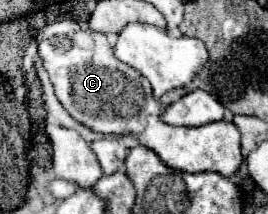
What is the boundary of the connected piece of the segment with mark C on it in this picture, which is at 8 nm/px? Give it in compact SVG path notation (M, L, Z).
M63 18L47 24L33 36L57 100L79 124L101 134L131 134L139 140L139 144L151 148L169 168L181 172L219 172L231 178L239 170L243 156L239 144L241 136L235 124L219 120L203 126L171 126L163 122L163 112L153 96L149 80L135 68L123 64L113 54L107 36L101 32L91 34L95 40L93 48L77 46L73 36L79 30L79 22Z

